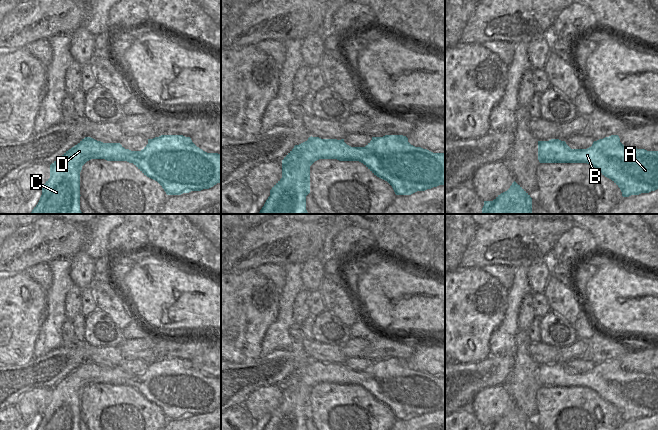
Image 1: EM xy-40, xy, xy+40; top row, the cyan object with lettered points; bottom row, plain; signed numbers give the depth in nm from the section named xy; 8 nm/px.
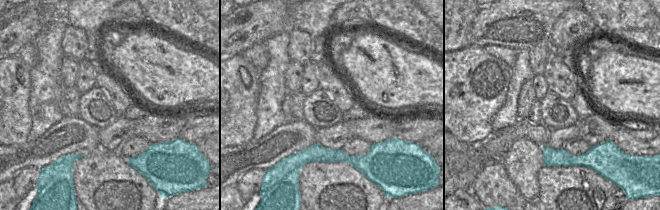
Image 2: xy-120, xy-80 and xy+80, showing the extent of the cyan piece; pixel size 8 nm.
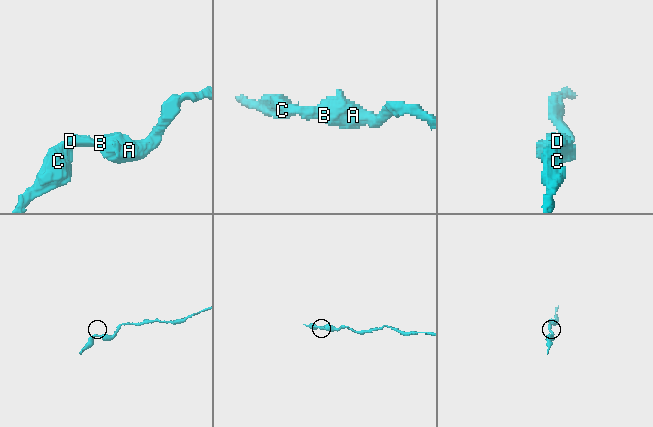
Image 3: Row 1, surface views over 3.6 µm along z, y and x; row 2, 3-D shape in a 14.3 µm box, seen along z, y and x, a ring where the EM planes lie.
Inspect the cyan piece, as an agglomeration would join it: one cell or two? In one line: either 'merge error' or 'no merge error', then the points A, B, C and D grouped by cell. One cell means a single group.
no merge error; A B C D

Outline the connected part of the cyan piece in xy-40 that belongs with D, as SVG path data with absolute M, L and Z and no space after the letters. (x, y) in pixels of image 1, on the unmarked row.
M161 359L148 363L148 368L141 375L125 373L120 367L103 367L91 361L85 361L50 389L50 402L44 408L42 419L36 430L80 430L80 396L82 390L91 383L133 387L144 399L157 405L167 419L181 419L191 415L201 415L220 407L221 379L203 375L192 366L190 361L183 359Z

